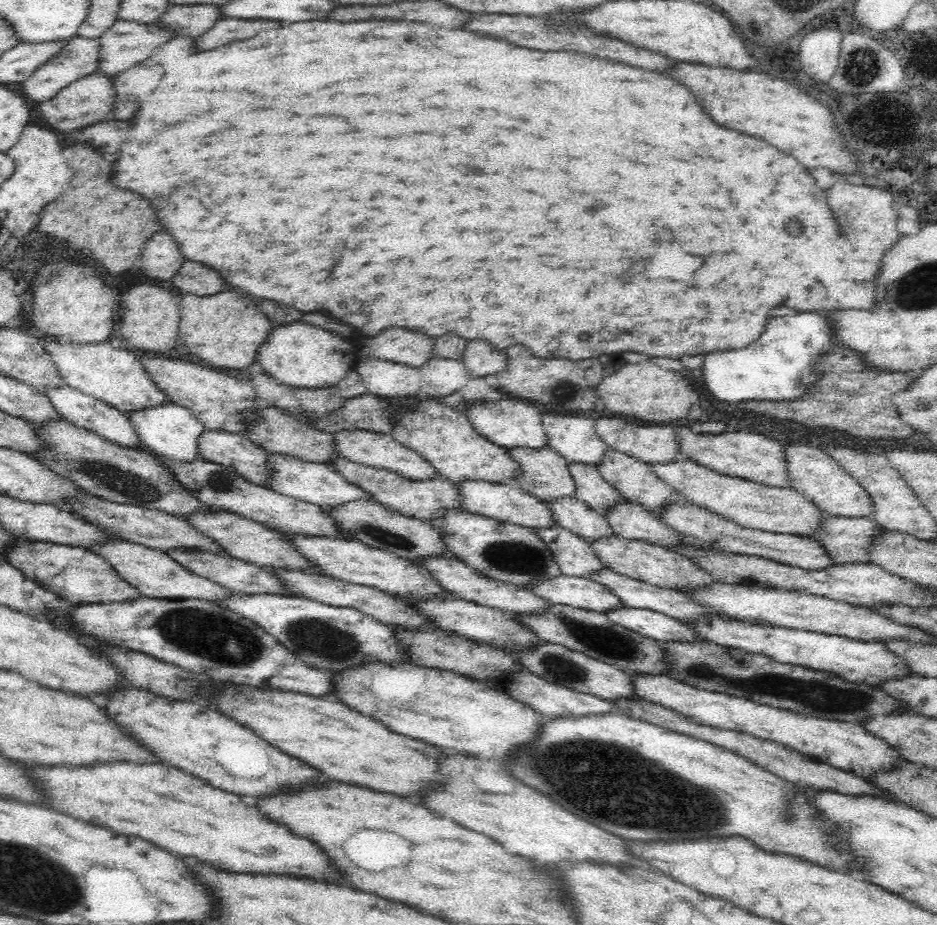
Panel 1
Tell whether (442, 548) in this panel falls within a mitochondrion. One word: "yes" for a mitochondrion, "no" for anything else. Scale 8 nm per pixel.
no

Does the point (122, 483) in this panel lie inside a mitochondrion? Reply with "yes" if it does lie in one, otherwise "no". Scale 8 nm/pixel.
yes

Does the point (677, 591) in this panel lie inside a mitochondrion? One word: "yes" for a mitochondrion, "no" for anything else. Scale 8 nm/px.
no

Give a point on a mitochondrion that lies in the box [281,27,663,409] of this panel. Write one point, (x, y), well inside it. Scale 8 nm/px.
(564, 390)

